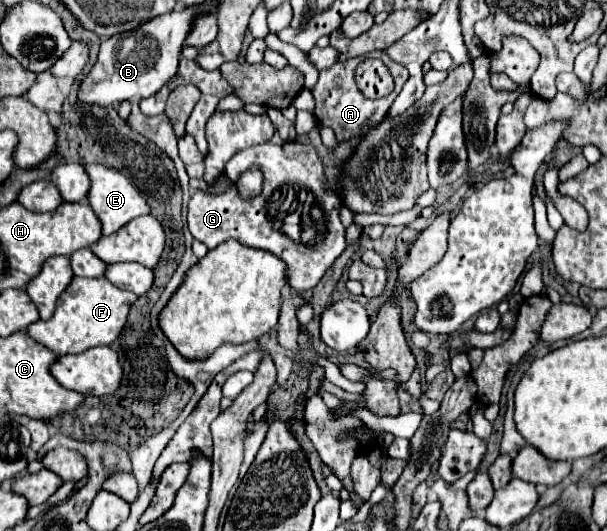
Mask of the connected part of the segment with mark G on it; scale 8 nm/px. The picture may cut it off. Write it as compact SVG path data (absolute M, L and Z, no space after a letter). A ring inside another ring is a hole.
M302 141L254 145L236 153L222 175L230 181L222 193L206 195L198 189L188 203L188 227L194 239L206 243L208 249L216 249L232 237L248 247L270 251L288 265L288 285L292 289L302 293L316 287L346 249L346 227L340 221L342 201L328 189L324 165L316 149ZM248 167L260 167L264 175L262 193L252 197L252 201L244 201L238 193L238 177ZM292 209L306 209L310 219L310 223L302 223L300 215L296 237L286 233L286 217L292 215Z

